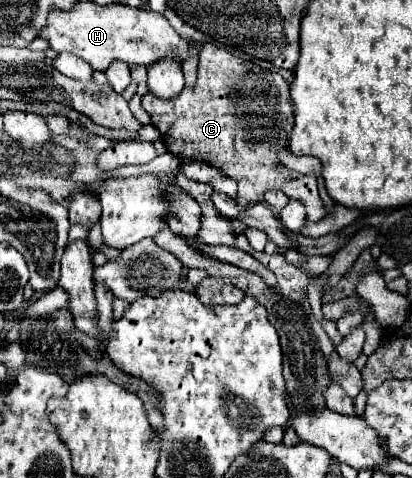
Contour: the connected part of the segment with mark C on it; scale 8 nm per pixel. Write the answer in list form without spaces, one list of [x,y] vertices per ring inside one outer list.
[[[204,44],[198,58],[198,82],[194,88],[184,88],[174,102],[162,102],[154,94],[142,98],[142,106],[160,130],[168,152],[182,162],[206,160],[206,164],[218,168],[232,180],[238,178],[236,184],[242,186],[242,198],[250,204],[262,202],[266,190],[282,190],[306,206],[310,222],[322,220],[326,208],[318,196],[316,176],[308,174],[290,180],[280,174],[278,152],[286,148],[288,132],[294,126],[288,82],[280,74],[244,62],[214,44]]]

